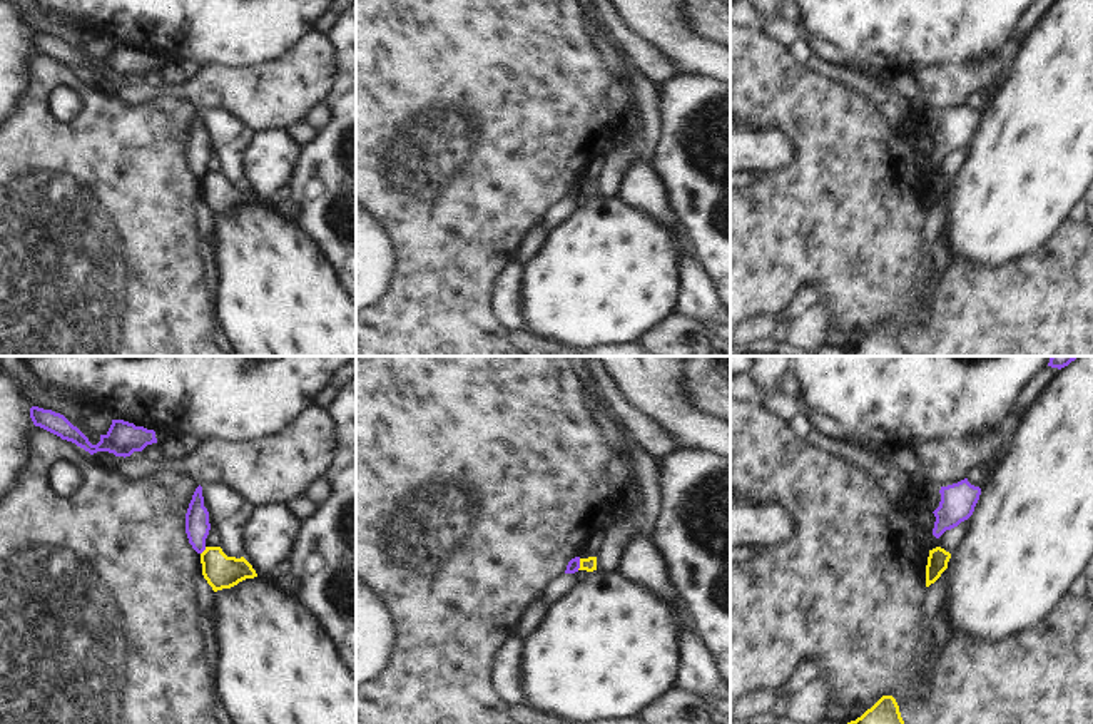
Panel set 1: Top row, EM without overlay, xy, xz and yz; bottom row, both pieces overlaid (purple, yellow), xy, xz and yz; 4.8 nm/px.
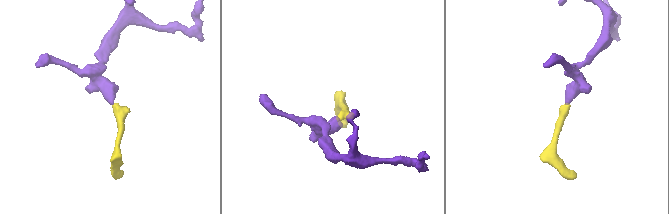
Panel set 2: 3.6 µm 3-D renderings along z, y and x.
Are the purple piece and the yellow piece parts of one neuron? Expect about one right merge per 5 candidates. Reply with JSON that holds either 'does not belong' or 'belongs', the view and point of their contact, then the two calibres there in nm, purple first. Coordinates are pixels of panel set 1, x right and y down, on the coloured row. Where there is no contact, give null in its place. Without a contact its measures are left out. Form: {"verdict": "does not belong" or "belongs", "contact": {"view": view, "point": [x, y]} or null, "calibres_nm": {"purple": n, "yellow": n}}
{"verdict": "does not belong", "contact": {"view": "xz", "point": [579, 564]}, "calibres_nm": {"purple": 60, "yellow": 70}}

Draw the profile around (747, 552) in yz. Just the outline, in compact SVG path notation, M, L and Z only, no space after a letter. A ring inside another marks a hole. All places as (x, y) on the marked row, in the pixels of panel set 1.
M750 543L732 547L730 548L730 563L742 563L755 560L760 555L760 550Z

